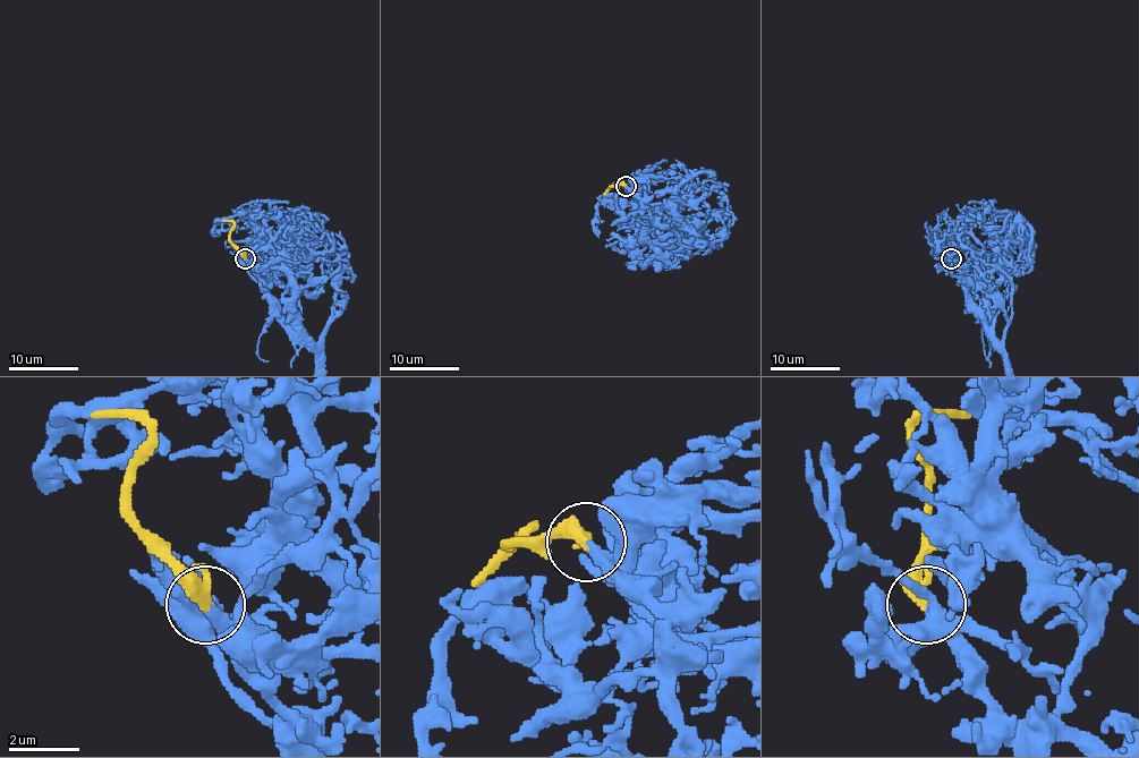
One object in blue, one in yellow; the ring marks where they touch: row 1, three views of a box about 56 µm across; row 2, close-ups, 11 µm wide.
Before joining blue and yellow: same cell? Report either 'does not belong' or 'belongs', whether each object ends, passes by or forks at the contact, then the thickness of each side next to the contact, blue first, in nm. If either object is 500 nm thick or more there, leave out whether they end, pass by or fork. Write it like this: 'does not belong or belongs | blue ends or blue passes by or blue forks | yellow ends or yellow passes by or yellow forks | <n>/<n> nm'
belongs | blue ends | yellow ends | 360/480 nm

